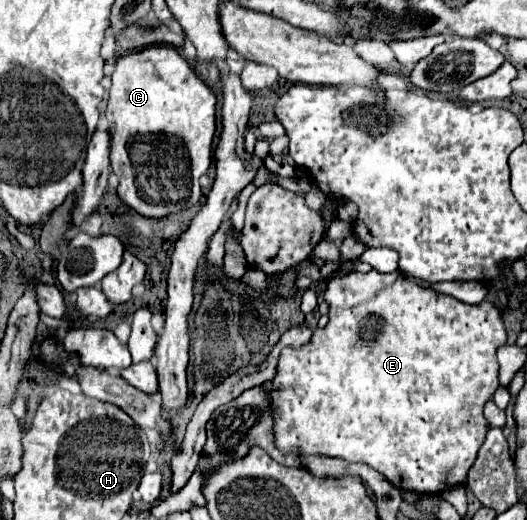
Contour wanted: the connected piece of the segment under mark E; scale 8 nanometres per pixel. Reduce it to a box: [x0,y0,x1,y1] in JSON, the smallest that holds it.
[270,270,506,494]

